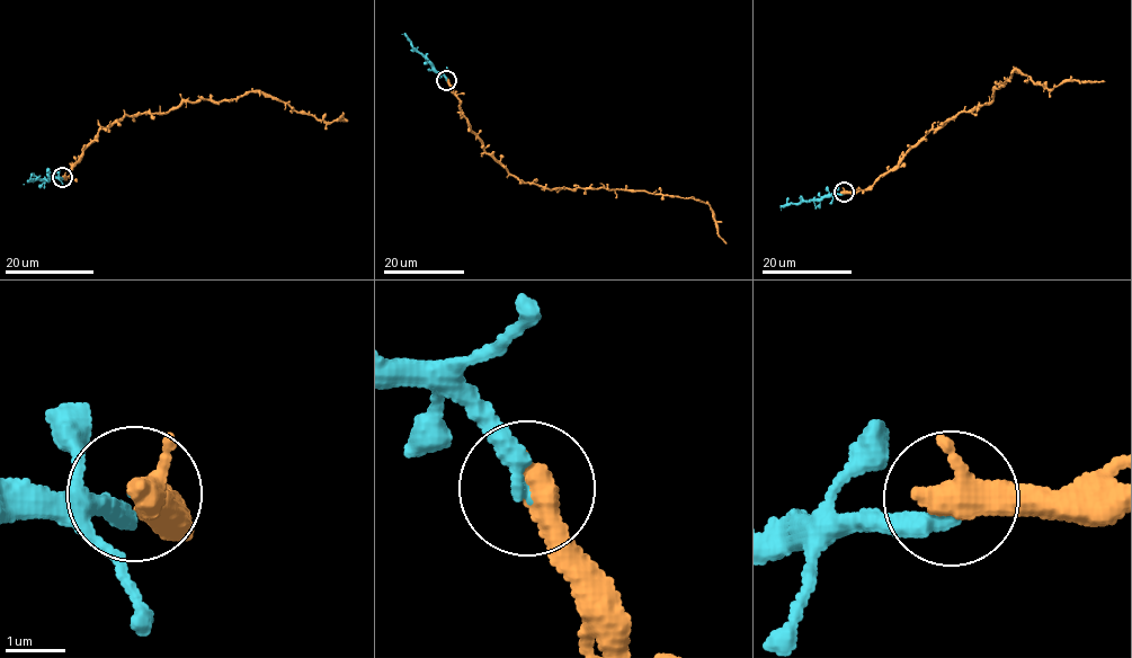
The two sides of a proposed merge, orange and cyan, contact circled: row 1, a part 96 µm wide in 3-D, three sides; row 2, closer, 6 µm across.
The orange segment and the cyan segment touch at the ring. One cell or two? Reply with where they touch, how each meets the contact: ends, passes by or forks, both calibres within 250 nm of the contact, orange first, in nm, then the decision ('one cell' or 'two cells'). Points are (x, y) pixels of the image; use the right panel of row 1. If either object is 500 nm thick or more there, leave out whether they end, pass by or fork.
place (844, 192); calibres 550 and 200 nm; one cell

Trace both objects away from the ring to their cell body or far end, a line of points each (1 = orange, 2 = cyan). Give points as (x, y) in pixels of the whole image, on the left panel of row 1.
1: (62, 177), (69, 178), (101, 127), (125, 116), (162, 114), (185, 101), (269, 94), (318, 119), (346, 121)
2: (62, 177), (29, 179), (24, 184)

